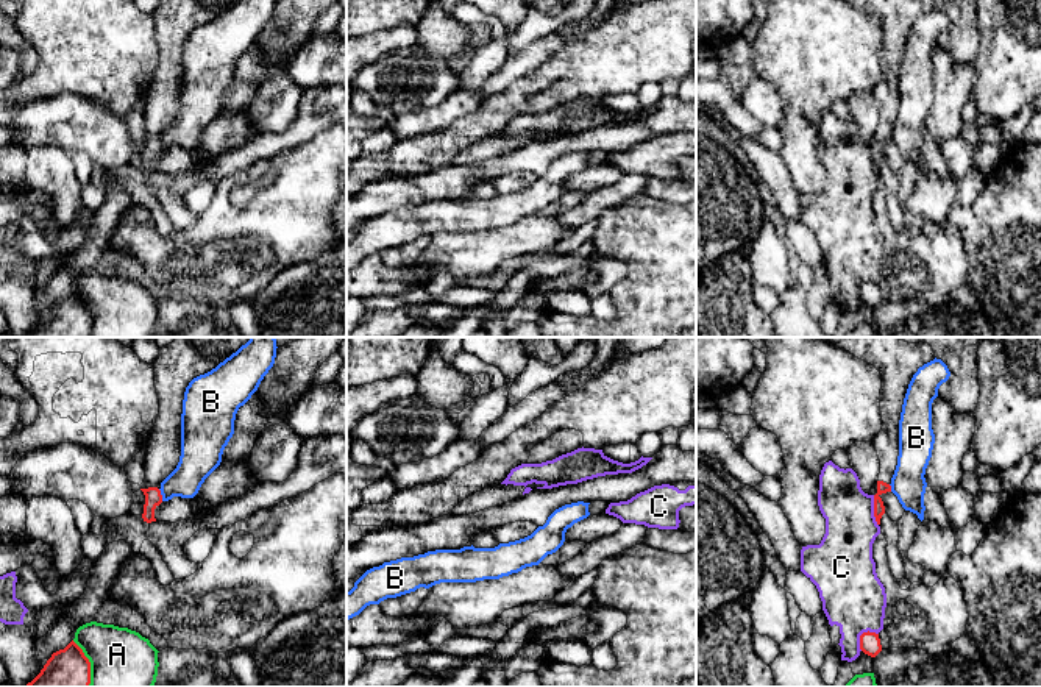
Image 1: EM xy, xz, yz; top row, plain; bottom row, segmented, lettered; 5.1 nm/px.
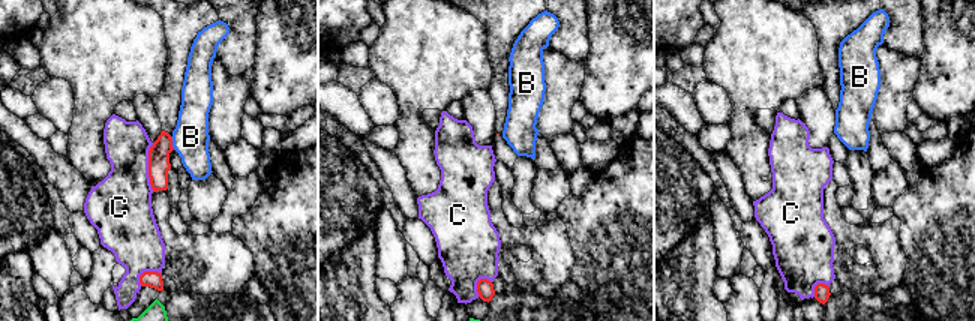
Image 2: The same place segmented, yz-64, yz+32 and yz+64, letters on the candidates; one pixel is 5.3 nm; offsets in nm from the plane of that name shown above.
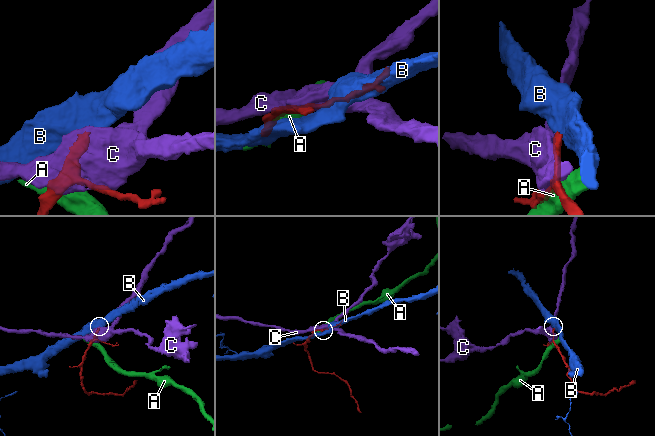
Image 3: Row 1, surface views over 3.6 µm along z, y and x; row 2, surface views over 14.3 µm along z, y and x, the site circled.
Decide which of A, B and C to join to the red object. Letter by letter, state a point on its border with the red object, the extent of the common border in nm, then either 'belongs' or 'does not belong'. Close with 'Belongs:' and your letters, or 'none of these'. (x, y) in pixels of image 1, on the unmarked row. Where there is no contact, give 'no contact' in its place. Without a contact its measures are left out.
A: xy (89, 314) | 260 nm | does not belong
B: xy (161, 145) | 70 nm | does not belong
C: yz (862, 284) | 130 nm | does not belong
Belongs: none of these

